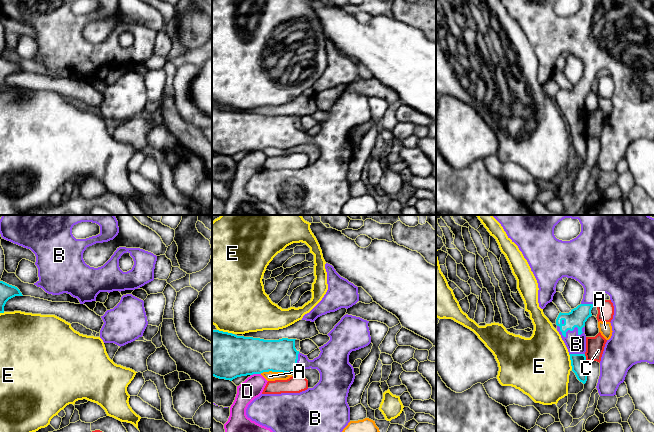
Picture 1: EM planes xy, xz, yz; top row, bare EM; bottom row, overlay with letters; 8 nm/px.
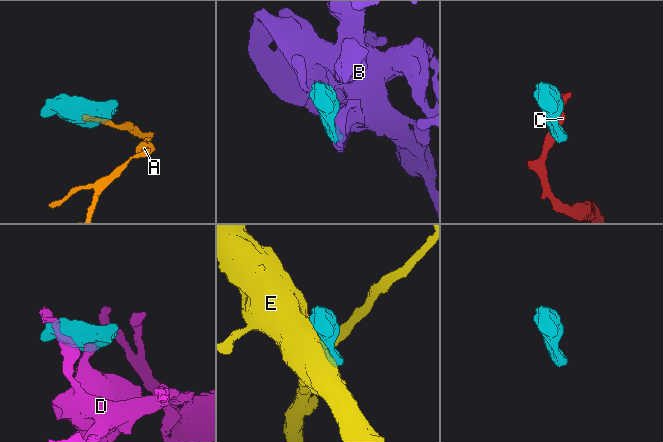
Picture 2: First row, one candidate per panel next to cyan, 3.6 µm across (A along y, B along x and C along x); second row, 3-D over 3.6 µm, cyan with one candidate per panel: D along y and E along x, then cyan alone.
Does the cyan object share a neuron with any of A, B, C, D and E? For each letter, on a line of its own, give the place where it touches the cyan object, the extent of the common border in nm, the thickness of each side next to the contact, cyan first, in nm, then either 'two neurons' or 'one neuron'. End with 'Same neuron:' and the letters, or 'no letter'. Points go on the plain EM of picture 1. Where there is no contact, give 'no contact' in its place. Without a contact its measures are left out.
A: xz (275, 147) | 240 nm | 300/80 nm | two neurons
B: yz (569, 105) | 220 nm | 150/160 nm | one neuron
C: yz (585, 134) | 70 nm | 130/140 nm | two neurons
D: xz (255, 149) | 80 nm | 360/170 nm | two neurons
E: yz (571, 138) | 130 nm | 130/480 nm | two neurons
Same neuron: B

